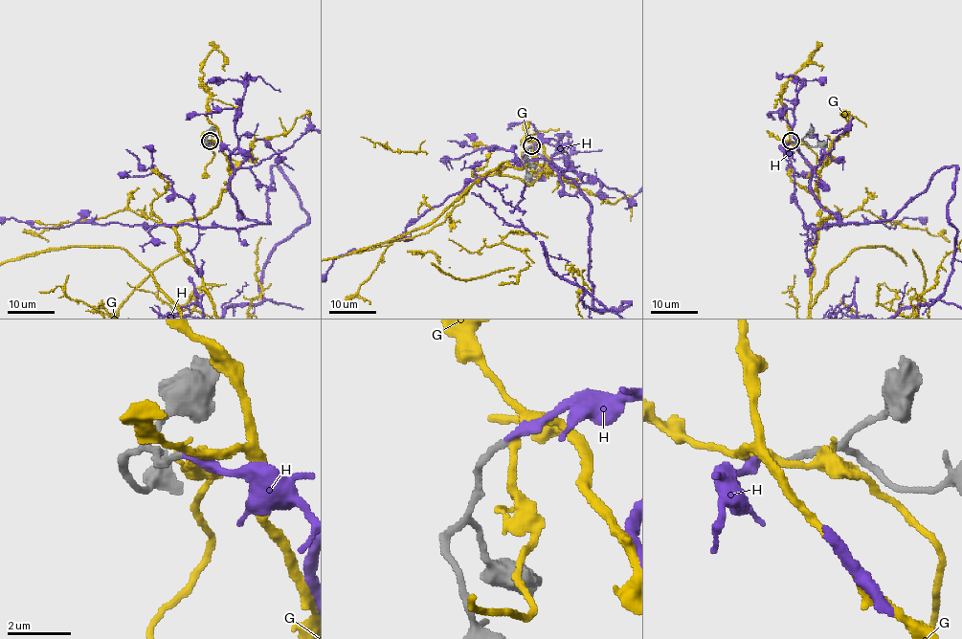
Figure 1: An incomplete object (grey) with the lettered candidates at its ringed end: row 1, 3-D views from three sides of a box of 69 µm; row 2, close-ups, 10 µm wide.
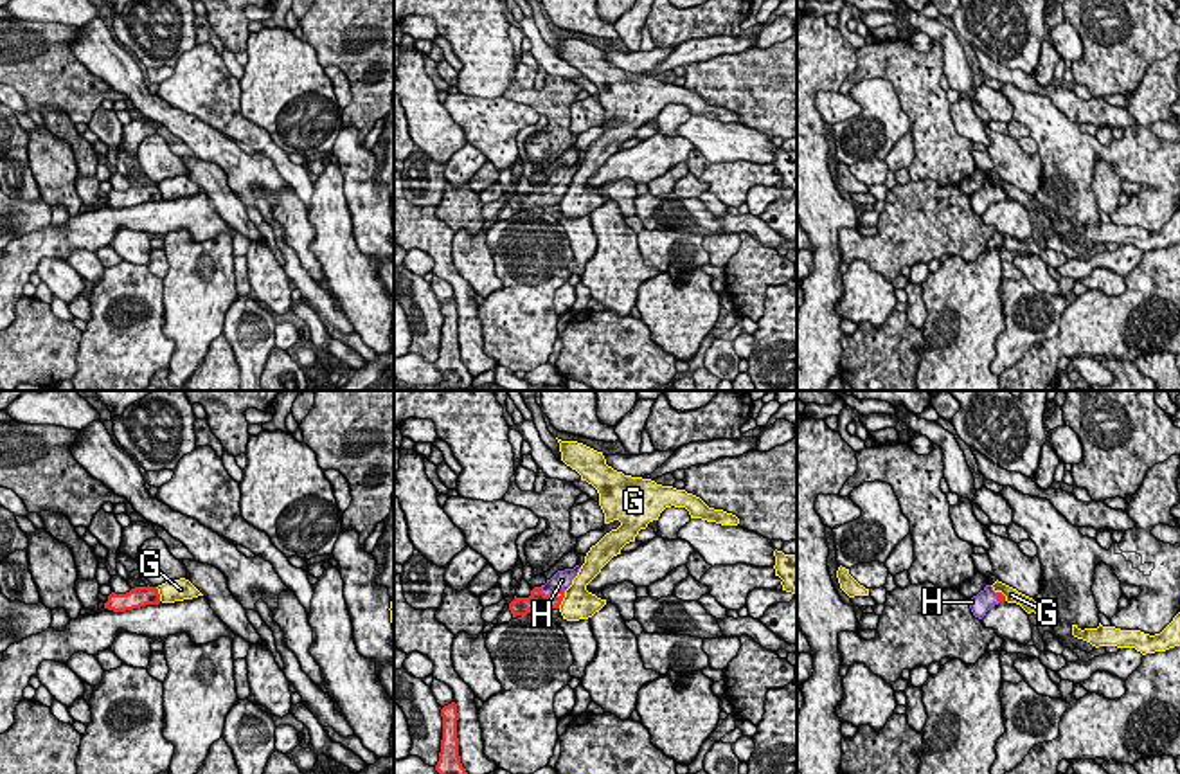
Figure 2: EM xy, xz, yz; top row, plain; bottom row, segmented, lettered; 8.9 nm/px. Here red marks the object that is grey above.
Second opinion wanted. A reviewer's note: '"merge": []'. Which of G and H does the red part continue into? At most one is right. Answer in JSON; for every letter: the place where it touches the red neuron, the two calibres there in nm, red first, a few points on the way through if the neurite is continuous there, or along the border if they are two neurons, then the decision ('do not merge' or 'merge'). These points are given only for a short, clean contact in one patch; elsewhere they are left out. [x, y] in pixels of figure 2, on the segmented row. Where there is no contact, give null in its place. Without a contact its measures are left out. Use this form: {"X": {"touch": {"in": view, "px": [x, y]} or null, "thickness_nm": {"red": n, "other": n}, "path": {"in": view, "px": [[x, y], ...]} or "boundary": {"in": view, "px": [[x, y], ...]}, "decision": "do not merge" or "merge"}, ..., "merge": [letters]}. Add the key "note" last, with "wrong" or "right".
{"G": {"touch": {"in": "xz", "px": [562, 600]}, "thickness_nm": {"red": 160, "other": 280}, "boundary": {"in": "xz", "px": [[565, 591], [558, 607]]}, "decision": "do not merge"}, "H": {"touch": {"in": "xz", "px": [551, 593]}, "thickness_nm": {"red": 160, "other": 160}, "path": {"in": "xz", "px": [[536, 600], [551, 593], [562, 580]]}, "decision": "merge"}, "merge": ["H"], "note": "wrong"}

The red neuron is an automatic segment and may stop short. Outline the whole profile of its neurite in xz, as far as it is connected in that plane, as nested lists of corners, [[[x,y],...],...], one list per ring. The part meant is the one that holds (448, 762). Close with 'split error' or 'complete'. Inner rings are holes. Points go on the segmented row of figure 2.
[[[451,702],[441,709],[442,716],[442,740],[441,752],[435,770],[439,774],[468,774],[460,763],[459,756],[459,738],[457,738],[457,704]]]; complete

